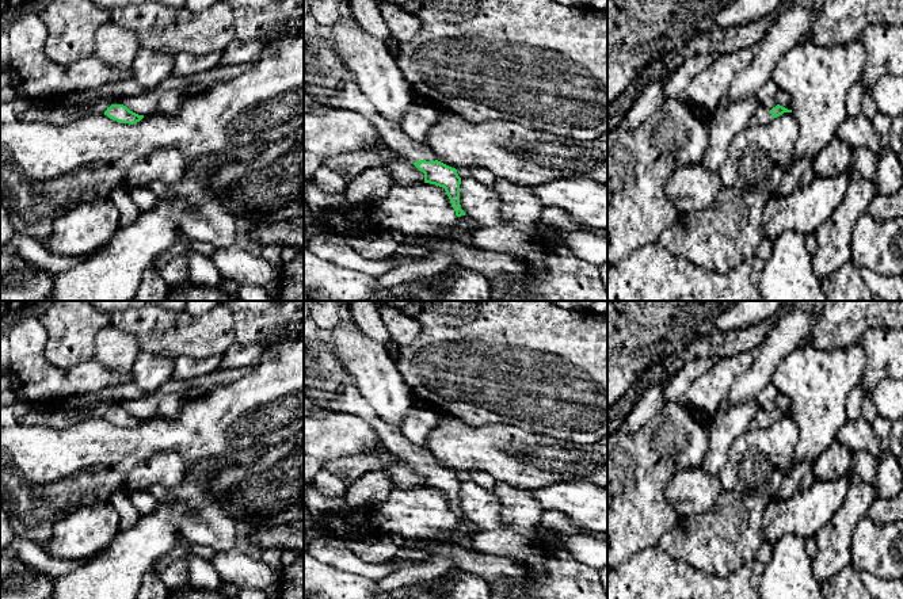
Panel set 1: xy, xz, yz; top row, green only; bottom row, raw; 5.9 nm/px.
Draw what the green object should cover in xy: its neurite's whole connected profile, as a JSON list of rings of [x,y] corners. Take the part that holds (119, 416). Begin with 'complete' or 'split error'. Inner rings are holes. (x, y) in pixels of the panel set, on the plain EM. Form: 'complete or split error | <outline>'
complete | [[[111,408],[104,415],[104,419],[107,419],[113,424],[117,424],[121,427],[129,427],[129,428],[137,427],[144,421],[144,419],[138,419],[138,417],[130,415],[123,408]]]

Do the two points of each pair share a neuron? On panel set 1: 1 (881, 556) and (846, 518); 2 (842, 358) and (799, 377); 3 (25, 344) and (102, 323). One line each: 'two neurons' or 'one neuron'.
1: two neurons
2: one neuron
3: two neurons

